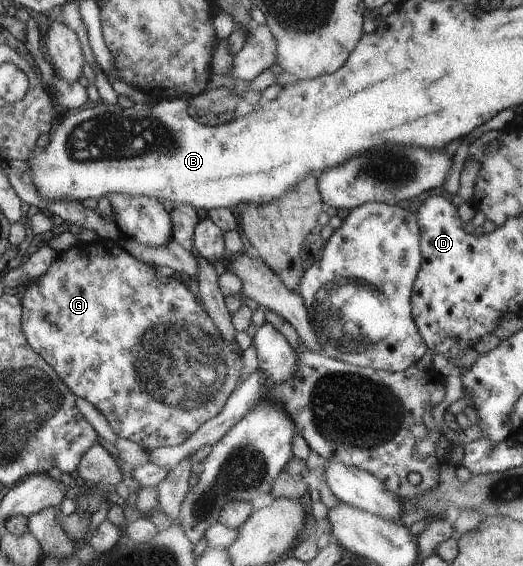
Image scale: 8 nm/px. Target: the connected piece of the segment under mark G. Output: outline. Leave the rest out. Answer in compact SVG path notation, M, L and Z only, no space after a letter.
M99 238L88 243L79 242L74 247L58 254L40 279L34 279L32 283L24 285L21 315L23 316L21 328L25 332L26 343L30 345L30 349L52 367L56 375L77 398L85 399L94 405L106 418L108 427L117 437L133 441L148 452L159 447L172 447L183 443L199 426L202 426L202 423L208 422L222 410L228 397L241 381L242 351L238 349L236 343L233 346L223 339L219 329L214 326L213 320L206 314L198 299L192 296L182 282L173 276L162 276L152 265L140 263L130 253L124 251L115 240Z

